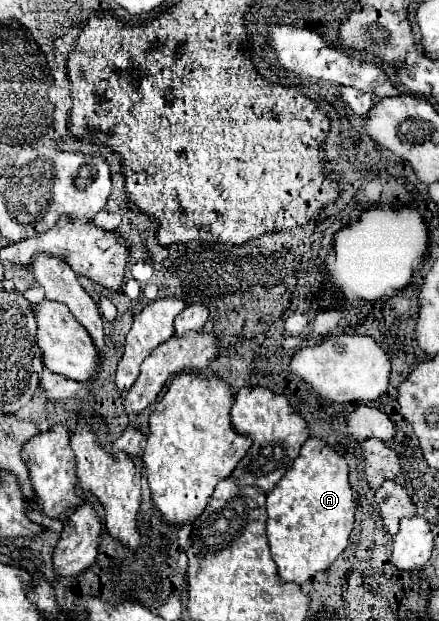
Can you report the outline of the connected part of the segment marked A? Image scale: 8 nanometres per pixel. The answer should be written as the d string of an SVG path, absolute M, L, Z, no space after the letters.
M308 438L292 468L268 494L266 534L272 560L284 582L304 584L326 570L348 546L356 514L348 472L342 454L330 448L322 438Z

